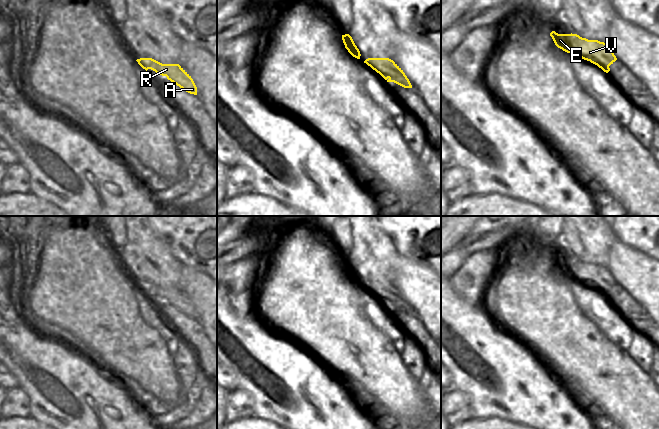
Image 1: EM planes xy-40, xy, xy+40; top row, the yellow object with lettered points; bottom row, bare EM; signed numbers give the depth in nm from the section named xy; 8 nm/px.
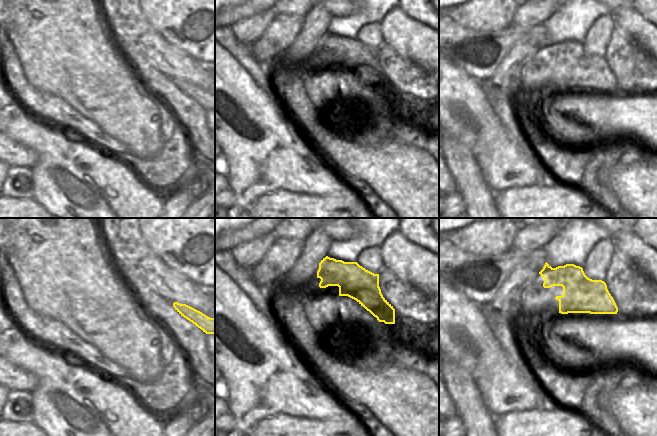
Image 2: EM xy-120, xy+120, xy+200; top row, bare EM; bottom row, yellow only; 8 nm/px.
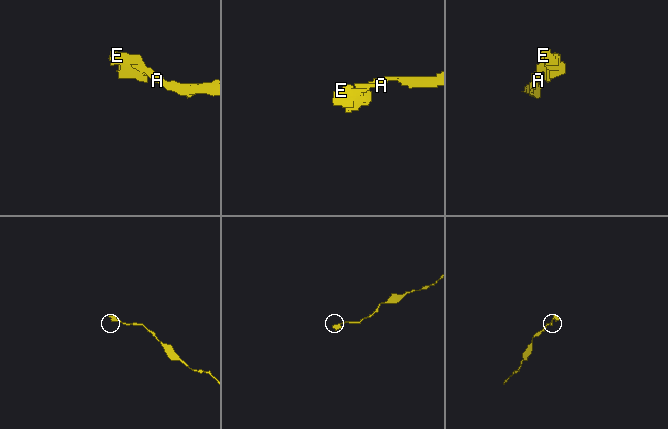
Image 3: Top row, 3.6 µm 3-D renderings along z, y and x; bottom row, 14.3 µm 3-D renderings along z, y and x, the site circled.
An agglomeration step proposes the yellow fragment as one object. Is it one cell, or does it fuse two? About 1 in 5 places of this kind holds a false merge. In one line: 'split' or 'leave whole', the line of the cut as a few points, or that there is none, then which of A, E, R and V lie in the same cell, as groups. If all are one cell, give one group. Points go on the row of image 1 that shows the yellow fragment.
leave whole | no cut | A E R V

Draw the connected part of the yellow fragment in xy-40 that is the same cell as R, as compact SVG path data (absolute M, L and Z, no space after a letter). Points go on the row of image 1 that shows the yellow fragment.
M140 58L136 61L146 71L151 69L157 74L166 76L186 92L197 95L197 87L193 79L179 64L162 64L152 58Z

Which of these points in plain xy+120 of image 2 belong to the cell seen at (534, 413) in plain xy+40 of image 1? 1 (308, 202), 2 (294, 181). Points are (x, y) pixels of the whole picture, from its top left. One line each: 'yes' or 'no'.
1: no
2: yes

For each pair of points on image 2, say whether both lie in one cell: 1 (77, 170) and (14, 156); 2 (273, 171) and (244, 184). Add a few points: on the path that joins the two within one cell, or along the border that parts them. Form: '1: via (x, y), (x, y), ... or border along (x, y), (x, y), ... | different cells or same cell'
1: border along (20, 144), (31, 148), (38, 157), (31, 168) | different cells
2: via (266, 171), (257, 171), (251, 177) | same cell

